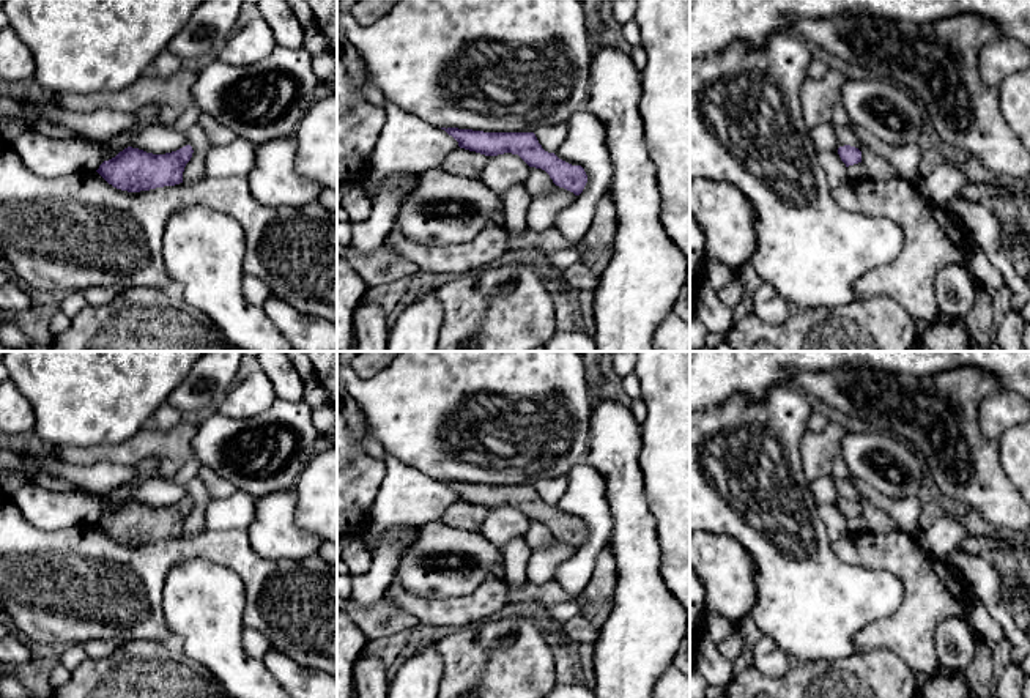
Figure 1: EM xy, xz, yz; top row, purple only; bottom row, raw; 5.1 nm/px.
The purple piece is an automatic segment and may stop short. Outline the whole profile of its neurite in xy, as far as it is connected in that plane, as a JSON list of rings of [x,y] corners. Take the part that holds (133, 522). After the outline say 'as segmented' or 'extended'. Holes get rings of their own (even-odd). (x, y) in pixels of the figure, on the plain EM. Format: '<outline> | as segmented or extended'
[[[186,498],[165,507],[153,507],[128,499],[96,523],[109,537],[128,545],[150,544],[183,536],[183,525],[192,511]]] | as segmented

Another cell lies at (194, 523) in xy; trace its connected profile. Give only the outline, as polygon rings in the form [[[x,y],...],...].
[[[198,476],[189,481],[186,484],[186,488],[194,506],[191,514],[184,520],[183,536],[195,537],[206,531],[205,515],[206,515],[206,507],[211,503],[211,495]]]

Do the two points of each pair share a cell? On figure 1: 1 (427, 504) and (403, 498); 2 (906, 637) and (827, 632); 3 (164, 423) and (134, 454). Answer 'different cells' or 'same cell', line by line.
1: same cell
2: different cells
3: different cells

